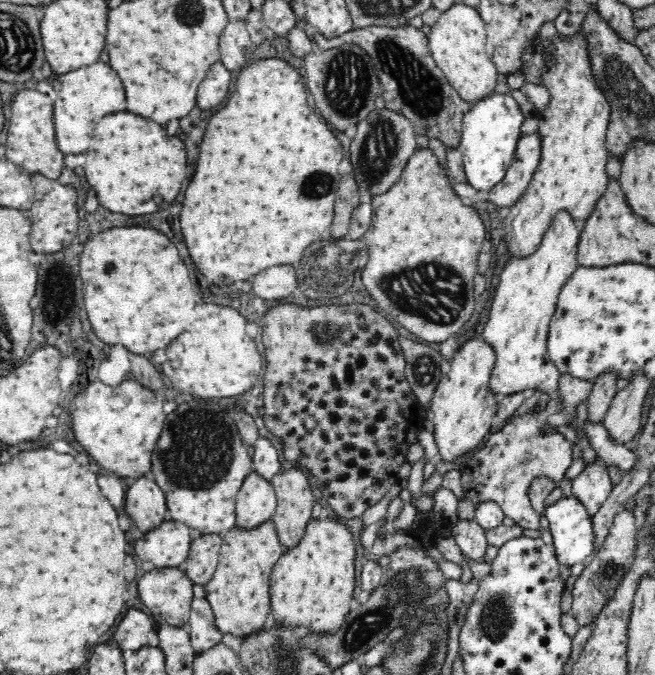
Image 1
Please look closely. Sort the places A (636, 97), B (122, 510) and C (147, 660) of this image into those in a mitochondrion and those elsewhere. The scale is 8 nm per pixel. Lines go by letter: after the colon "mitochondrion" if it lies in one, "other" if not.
A: mitochondrion
B: other
C: other

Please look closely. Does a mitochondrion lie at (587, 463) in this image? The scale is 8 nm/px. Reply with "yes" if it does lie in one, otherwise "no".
no

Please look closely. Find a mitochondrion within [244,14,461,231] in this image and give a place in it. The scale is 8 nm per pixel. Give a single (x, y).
(421, 89)

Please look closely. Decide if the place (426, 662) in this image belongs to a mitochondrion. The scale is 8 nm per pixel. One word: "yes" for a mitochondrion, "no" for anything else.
yes

